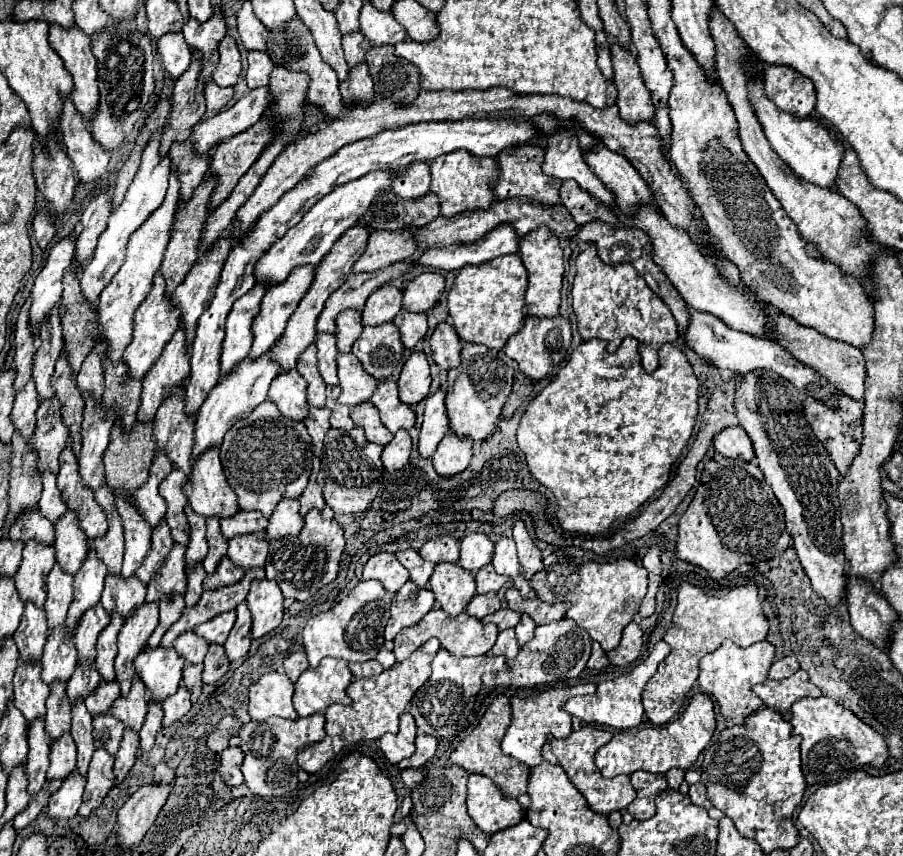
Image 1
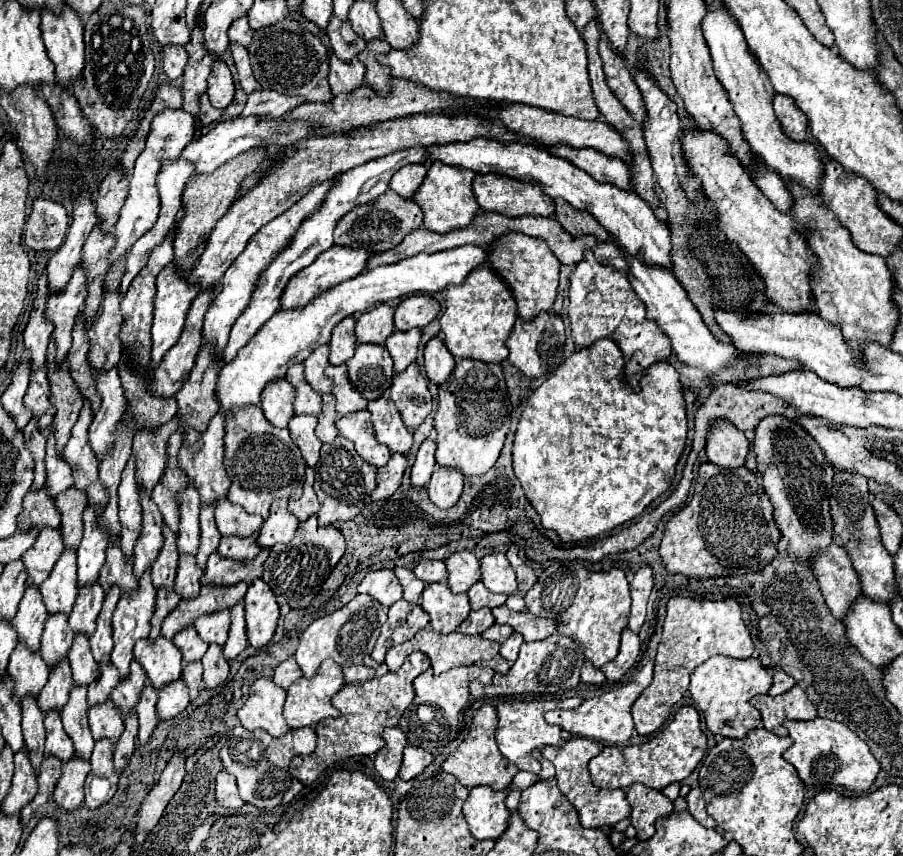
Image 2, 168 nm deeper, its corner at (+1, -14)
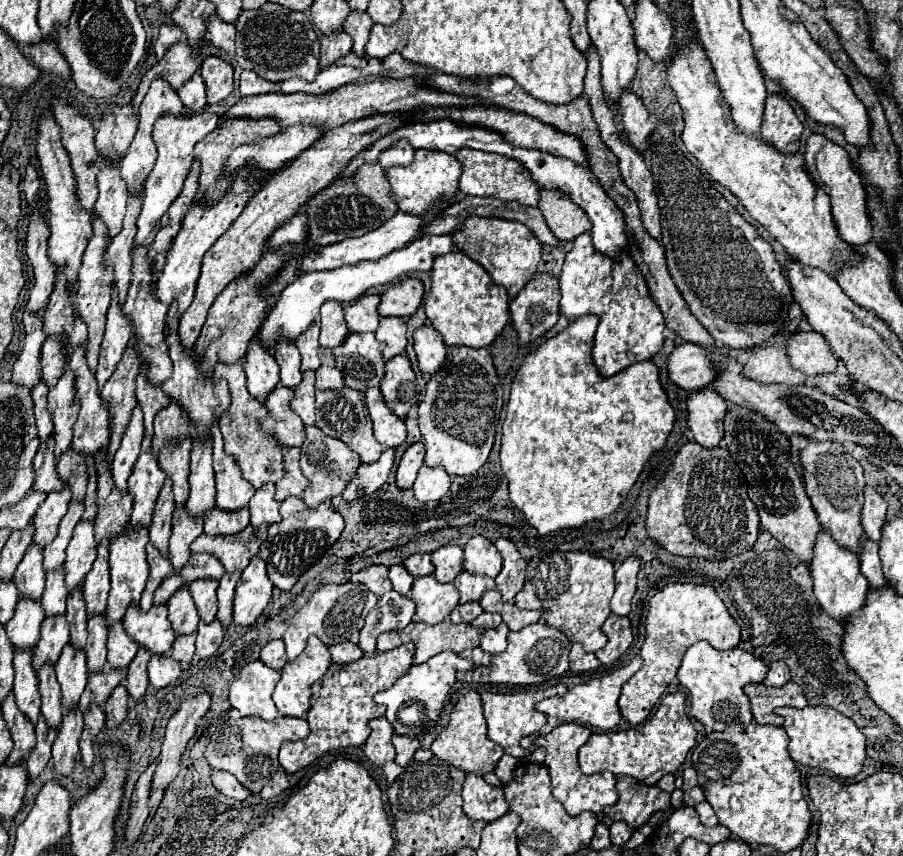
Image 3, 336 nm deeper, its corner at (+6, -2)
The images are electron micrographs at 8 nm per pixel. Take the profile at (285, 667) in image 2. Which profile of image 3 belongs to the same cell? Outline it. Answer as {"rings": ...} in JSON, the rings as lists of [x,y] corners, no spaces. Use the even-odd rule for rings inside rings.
{"rings":[[[271,640],[271,642],[261,650],[261,660],[263,660],[269,668],[281,672],[283,666],[287,664],[287,654],[285,654],[285,644],[283,644],[283,640]]]}

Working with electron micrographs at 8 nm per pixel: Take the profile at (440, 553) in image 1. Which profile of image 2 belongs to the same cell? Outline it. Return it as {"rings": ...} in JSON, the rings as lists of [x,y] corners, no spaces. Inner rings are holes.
{"rings":[[[424,560],[414,568],[414,574],[416,574],[416,578],[420,578],[426,584],[446,582],[446,576],[448,576],[442,560]]]}

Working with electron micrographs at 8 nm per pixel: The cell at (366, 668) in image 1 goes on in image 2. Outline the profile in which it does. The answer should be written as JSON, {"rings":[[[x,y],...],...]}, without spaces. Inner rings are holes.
{"rings":[[[354,664],[354,666],[342,666],[344,670],[344,678],[346,678],[346,684],[352,684],[352,682],[362,682],[362,680],[370,680],[374,676],[374,668],[368,668],[364,664]]]}

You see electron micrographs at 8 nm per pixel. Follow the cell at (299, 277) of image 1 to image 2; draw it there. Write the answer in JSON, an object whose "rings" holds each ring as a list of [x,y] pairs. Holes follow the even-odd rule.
{"rings":[[[332,246],[332,250],[326,250],[324,254],[320,254],[320,258],[316,258],[316,262],[312,266],[308,266],[308,270],[300,270],[300,274],[296,274],[296,278],[292,278],[282,294],[282,310],[290,310],[296,306],[304,306],[304,302],[310,302],[316,294],[320,294],[320,290],[326,290],[328,286],[336,284],[336,282],[344,282],[348,278],[354,278],[356,274],[360,274],[366,268],[368,258],[372,256],[372,250],[364,250],[364,248],[344,248],[344,246]]]}

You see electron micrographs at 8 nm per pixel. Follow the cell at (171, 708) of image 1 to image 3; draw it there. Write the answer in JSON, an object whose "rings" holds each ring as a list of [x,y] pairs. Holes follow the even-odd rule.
{"rings":[[[151,656],[149,660],[149,682],[155,690],[161,690],[181,676],[181,666],[169,656]]]}

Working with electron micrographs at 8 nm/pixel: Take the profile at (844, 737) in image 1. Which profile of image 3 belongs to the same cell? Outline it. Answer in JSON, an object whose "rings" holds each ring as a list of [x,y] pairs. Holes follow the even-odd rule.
{"rings":[[[805,706],[801,710],[779,708],[777,712],[785,718],[783,728],[789,736],[789,756],[797,764],[829,770],[839,778],[853,778],[863,770],[863,762],[867,758],[865,754],[867,740],[847,716],[839,714],[833,708],[823,708],[823,706]]]}

